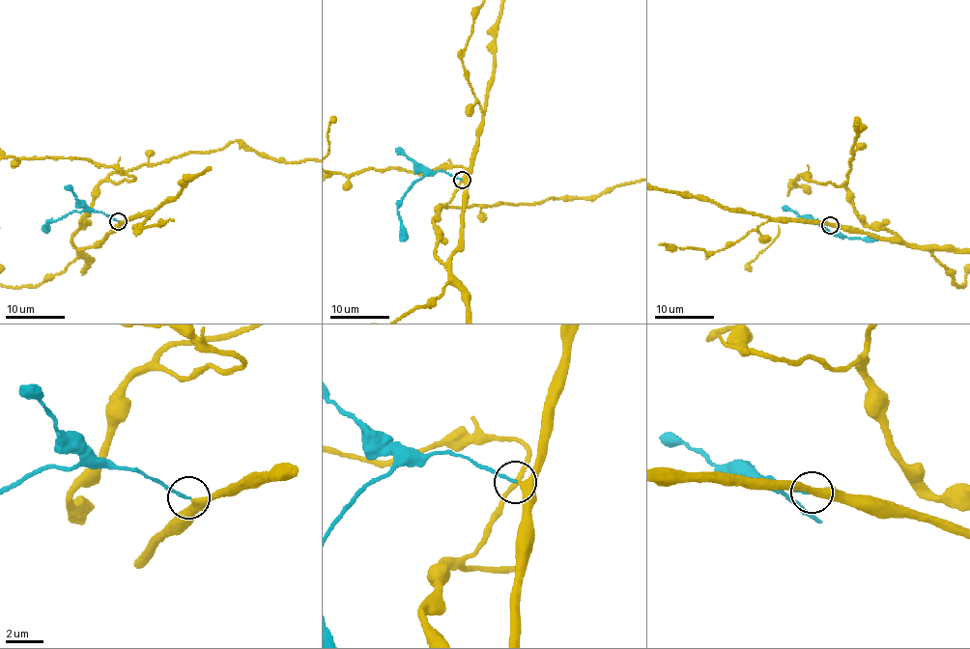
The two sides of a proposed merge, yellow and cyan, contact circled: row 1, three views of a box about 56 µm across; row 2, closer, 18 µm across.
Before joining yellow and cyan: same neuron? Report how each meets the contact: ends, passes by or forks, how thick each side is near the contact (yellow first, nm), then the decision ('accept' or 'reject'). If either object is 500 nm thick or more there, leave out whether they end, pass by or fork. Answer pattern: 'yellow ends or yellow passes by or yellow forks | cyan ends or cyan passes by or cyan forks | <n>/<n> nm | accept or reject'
yellow passes by | cyan ends | 340/140 nm | accept

